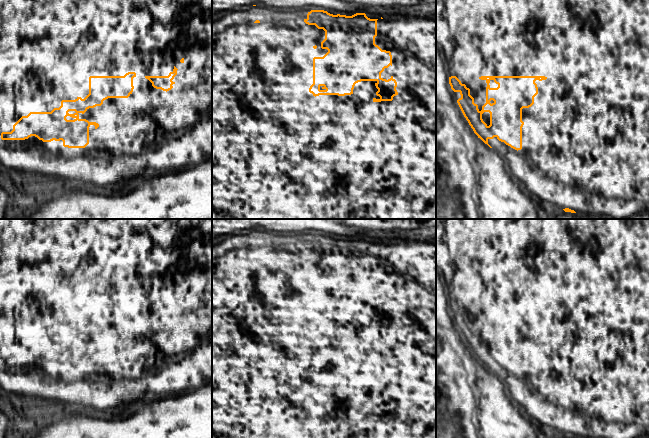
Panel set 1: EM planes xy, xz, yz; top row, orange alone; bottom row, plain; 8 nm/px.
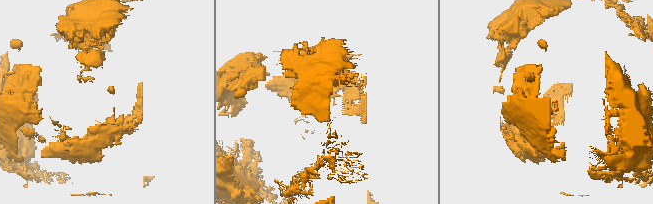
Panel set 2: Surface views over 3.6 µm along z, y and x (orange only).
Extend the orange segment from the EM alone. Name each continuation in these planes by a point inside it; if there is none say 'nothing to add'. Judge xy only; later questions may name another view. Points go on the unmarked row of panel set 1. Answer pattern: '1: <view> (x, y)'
1: xy (50, 269)

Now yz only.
1: yz (585, 365)

